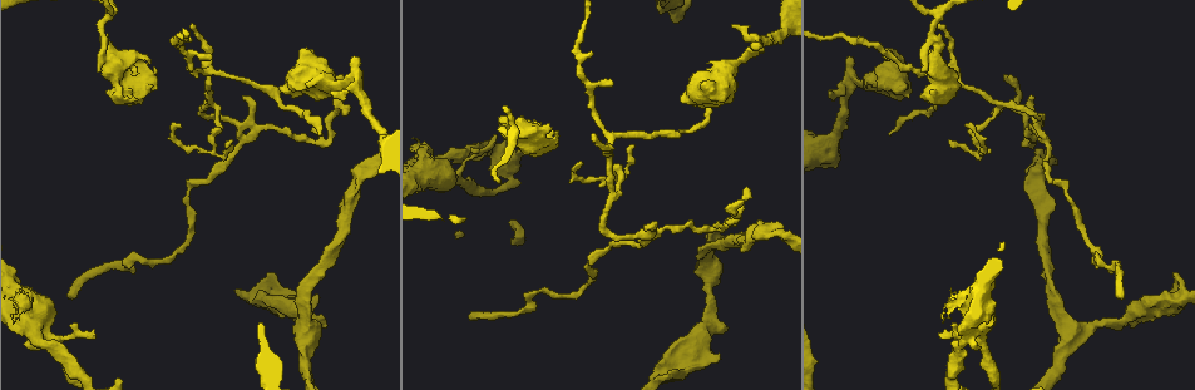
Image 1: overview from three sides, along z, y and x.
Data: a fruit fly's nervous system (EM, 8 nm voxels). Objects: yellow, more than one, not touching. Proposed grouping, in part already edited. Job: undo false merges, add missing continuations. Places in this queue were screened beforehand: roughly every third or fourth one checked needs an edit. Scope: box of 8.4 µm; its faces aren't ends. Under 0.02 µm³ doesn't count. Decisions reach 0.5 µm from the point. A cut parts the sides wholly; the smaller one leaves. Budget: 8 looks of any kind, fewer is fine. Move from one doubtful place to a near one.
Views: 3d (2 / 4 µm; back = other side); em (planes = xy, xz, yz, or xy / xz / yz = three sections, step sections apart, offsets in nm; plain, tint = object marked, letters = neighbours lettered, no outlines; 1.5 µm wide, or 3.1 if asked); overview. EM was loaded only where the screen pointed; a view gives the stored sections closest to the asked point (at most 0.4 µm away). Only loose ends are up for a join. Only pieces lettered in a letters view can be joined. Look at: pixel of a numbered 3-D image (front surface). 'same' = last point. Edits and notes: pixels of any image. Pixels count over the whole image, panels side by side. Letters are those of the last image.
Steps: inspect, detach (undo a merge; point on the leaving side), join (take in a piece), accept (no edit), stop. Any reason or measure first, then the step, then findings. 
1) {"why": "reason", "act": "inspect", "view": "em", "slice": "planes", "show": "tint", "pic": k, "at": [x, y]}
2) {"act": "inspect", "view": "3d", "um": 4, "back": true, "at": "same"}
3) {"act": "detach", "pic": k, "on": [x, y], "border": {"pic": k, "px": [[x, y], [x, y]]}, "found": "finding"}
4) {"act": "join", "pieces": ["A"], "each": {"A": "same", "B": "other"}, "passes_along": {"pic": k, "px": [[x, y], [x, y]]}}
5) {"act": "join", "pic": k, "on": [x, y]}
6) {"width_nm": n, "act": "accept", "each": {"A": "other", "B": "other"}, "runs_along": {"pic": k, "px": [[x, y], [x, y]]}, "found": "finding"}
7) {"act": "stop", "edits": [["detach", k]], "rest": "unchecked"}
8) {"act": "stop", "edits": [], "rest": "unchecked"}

{"why": "three-way junction", "act": "inspect", "view": "em", "slice": "yz", "step": 8, "show": "tint", "pic": 1, "at": [708, 282]}

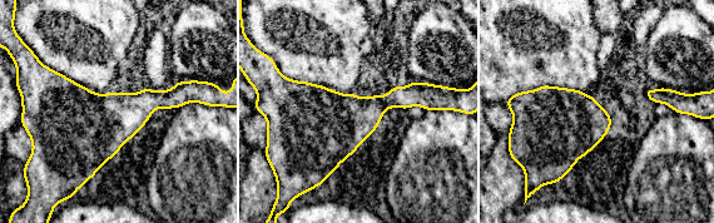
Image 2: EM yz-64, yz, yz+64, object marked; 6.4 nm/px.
{"act": "inspect", "view": "em", "slice": "yz", "step": 8, "show": "letters", "at": "same"}

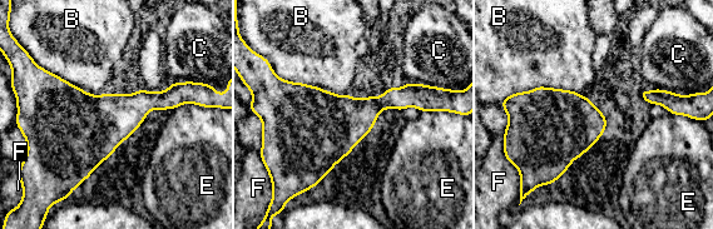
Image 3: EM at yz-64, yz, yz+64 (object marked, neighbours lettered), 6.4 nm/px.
{"longest_contact_nm": ["B", 460], "act": "accept", "each": {"B": "other", "C": "other", "E": "other", "F": "other"}, "border": {"pic": 3, "px": [[280, 78], [348, 95]]}, "found": "all the same cell"}

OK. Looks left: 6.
{"why": "thin end", "act": "inspect", "view": "3d", "um": 2, "pic": 1, "at": [1032, 98]}

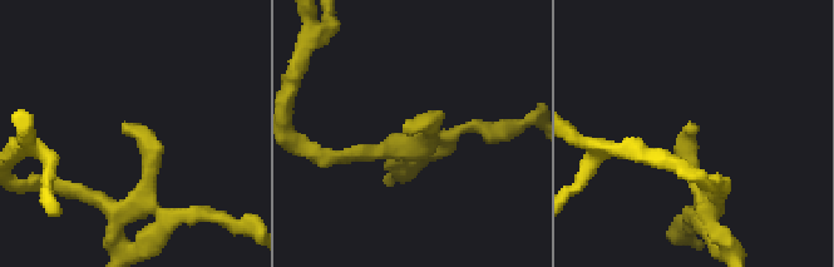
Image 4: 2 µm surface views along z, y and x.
{"act": "inspect", "view": "em", "slice": "planes", "show": "plain", "pic": 4, "at": [404, 129]}

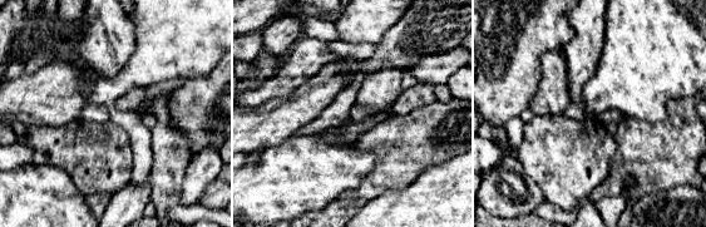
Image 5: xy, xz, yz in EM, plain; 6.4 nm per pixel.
{"why": "see the neighbours", "act": "inspect", "view": "em", "slice": "planes", "show": "letters", "at": "same"}

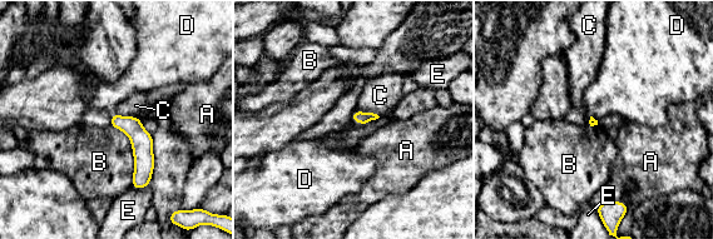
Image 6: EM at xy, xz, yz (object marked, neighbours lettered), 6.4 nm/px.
{"act": "join", "pieces": ["D"], "each": {"A": "other", "B": "other", "C": "other", "D": "same", "E": "other"}, "found": "it goes on there"}

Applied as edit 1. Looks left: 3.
{"why": "free end", "act": "inspect", "view": "em", "slice": "planes", "show": "tint", "pic": 1, "at": [760, 47]}

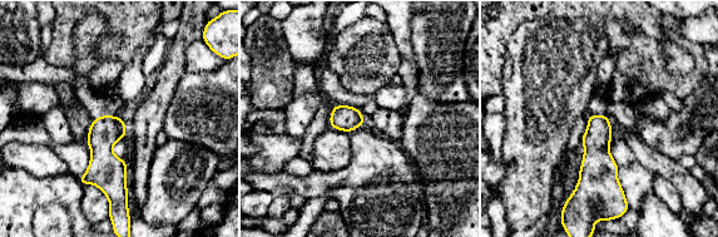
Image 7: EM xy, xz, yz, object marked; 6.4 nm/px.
{"act": "inspect", "view": "em", "slice": "planes", "show": "letters", "at": "same"}

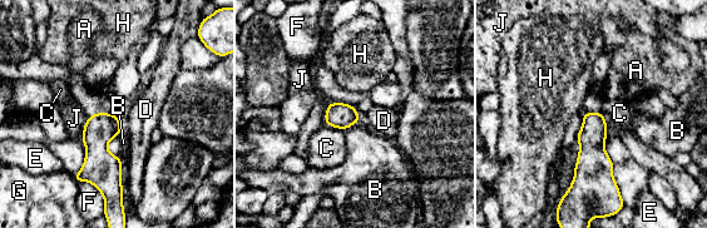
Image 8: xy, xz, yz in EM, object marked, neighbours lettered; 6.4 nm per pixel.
{"act": "join", "pieces": ["A"], "each": {"A": "same", "B": "other", "C": "other", "D": "other", "E": "other", "F": "other", "G": "other", "H": "other", "J": "other"}, "passes_along": {"pic": 8, "px": [[100, 128], [93, 114], [89, 99]]}, "found": "it goes on there"}

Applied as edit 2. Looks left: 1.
{"act": "stop", "edits": [["join", 6], ["join", 8]], "rest": "unchecked"}

